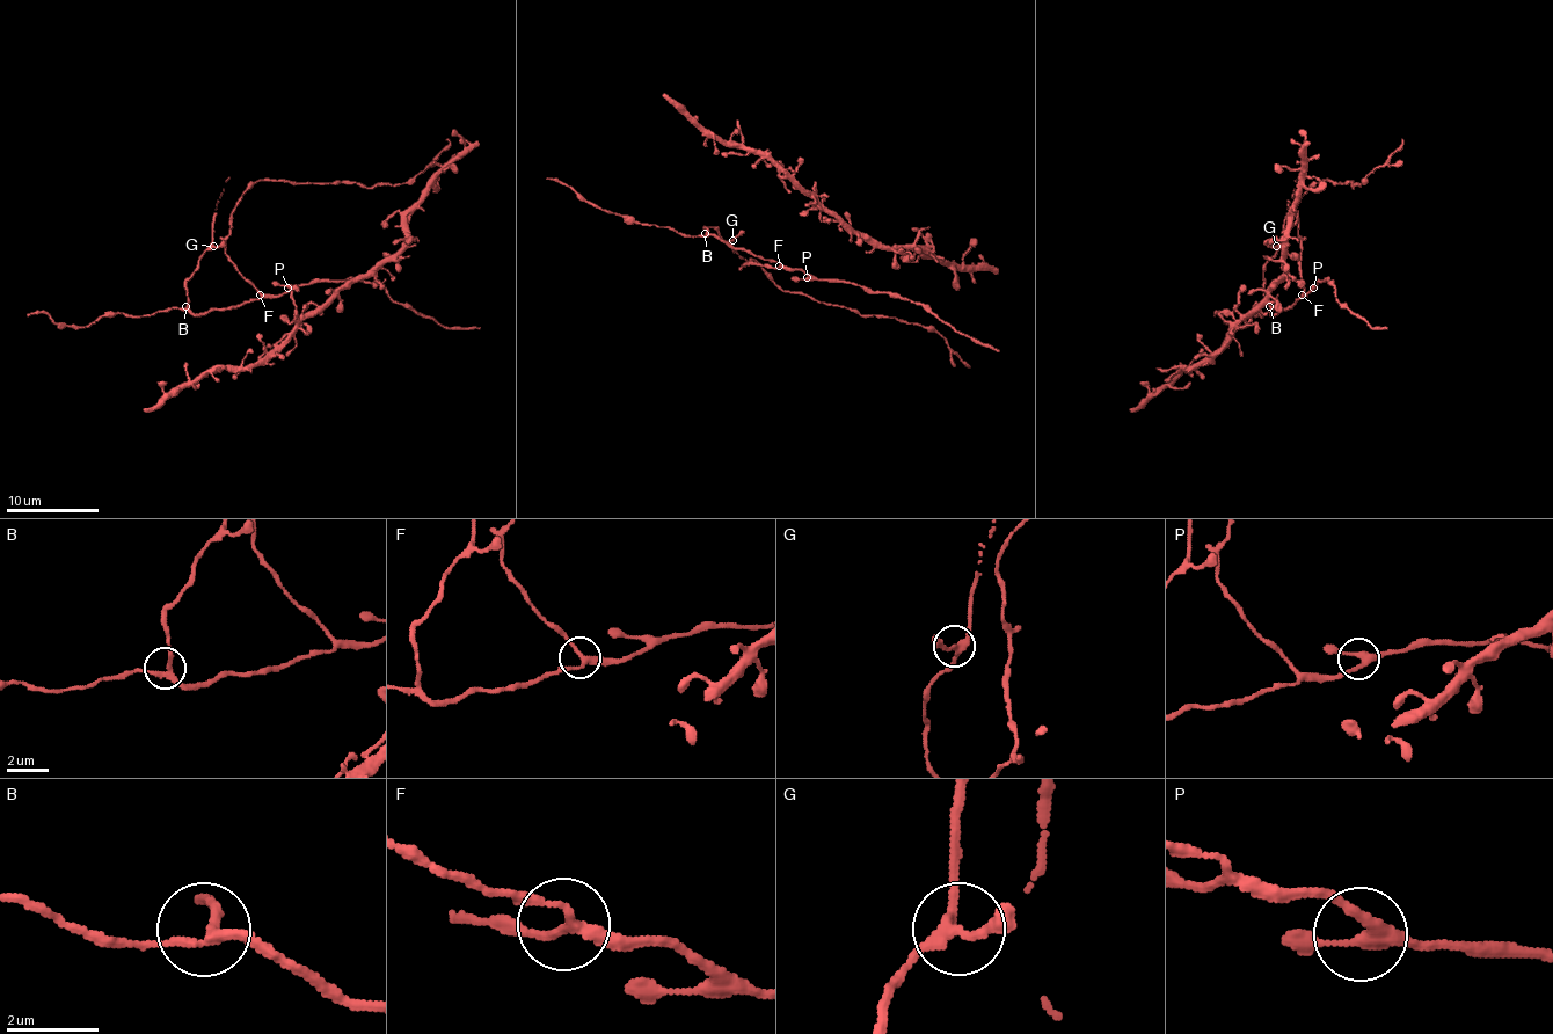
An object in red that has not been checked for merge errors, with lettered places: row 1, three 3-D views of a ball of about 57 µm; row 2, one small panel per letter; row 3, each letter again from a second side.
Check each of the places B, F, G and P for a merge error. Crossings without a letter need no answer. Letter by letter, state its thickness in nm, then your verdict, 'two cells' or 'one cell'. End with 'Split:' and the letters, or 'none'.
B: 200 nm thick; one cell
F: 200 nm thick; one cell
G: 220 nm thick; one cell
P: 260 nm thick; one cell
Split: none

